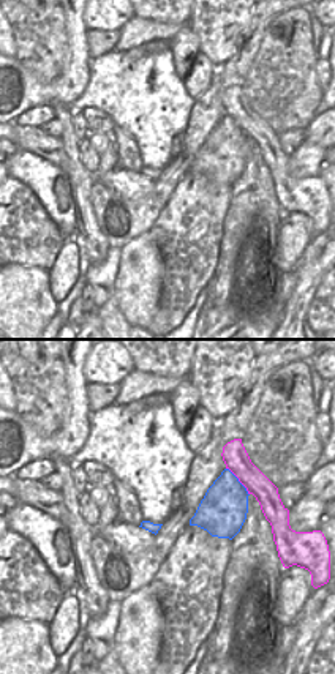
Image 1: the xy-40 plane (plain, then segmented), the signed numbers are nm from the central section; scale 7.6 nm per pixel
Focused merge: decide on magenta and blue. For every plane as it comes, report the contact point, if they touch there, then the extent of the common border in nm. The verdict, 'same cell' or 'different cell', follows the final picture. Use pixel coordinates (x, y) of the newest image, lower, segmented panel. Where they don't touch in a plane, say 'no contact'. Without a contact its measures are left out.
meets magenta at (239, 480); contact 280 nm long

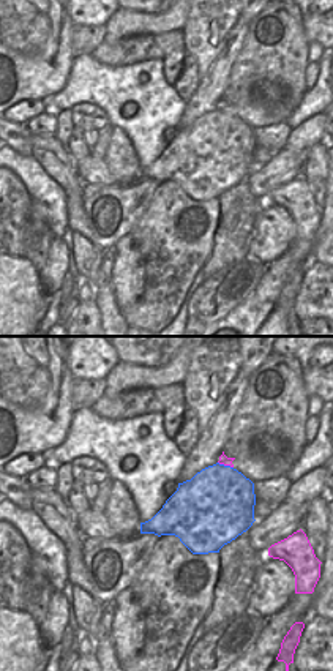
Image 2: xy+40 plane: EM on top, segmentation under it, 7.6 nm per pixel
meets magenta at (226, 464); contact 130 nm long

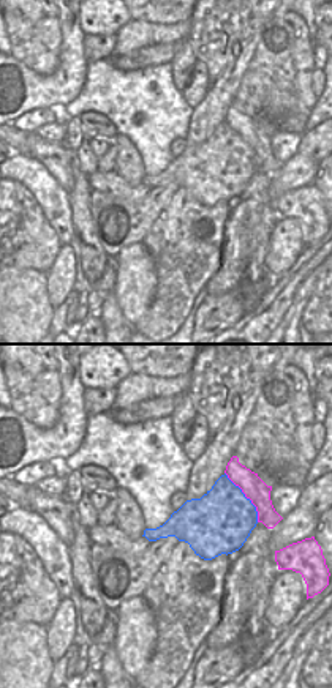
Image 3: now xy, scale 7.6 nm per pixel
meets magenta at (247, 497); contact 460 nm long

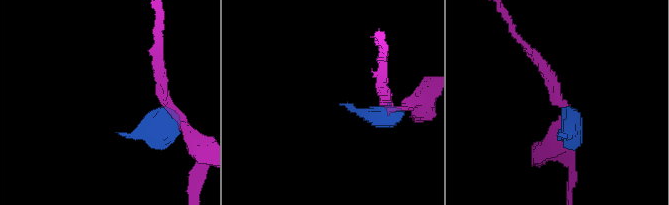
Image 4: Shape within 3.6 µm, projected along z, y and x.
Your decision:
different cell

